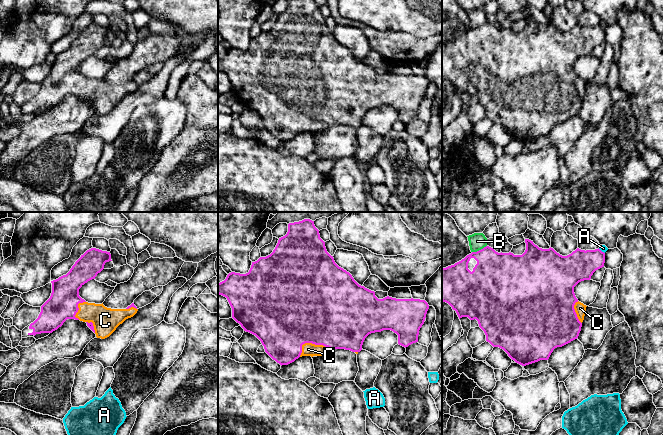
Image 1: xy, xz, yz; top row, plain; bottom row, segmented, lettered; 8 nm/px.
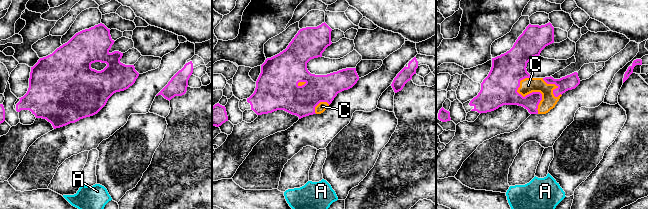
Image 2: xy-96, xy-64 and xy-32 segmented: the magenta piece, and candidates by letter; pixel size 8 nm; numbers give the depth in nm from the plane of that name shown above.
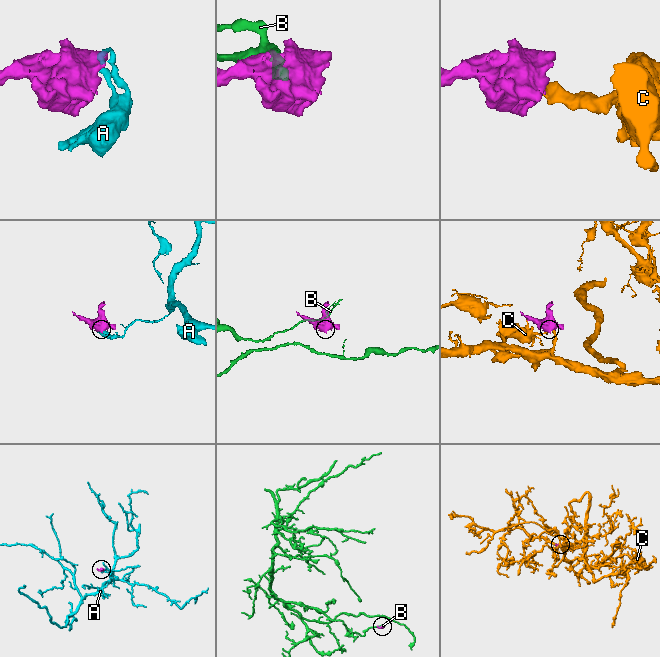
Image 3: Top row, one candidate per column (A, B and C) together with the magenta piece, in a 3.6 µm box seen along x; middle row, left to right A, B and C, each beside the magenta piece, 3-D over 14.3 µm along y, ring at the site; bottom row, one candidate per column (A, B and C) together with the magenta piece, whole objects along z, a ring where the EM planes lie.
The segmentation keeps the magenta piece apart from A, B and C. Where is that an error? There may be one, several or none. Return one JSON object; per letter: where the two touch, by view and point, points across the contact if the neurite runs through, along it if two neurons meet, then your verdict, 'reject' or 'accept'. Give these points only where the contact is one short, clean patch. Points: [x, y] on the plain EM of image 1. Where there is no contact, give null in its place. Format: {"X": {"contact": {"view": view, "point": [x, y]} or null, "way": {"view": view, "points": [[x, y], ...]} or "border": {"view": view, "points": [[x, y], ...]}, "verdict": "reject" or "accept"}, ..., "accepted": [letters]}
{"A": {"contact": {"view": "yz", "point": [600, 26]}, "border": {"view": "yz", "points": [[598, 24], [604, 29]]}, "verdict": "reject"}, "B": {"contact": {"view": "yz", "point": [479, 26]}, "verdict": "reject"}, "C": {"contact": {"view": "xz", "point": [312, 119]}, "verdict": "accept"}, "accepted": ["C"]}

